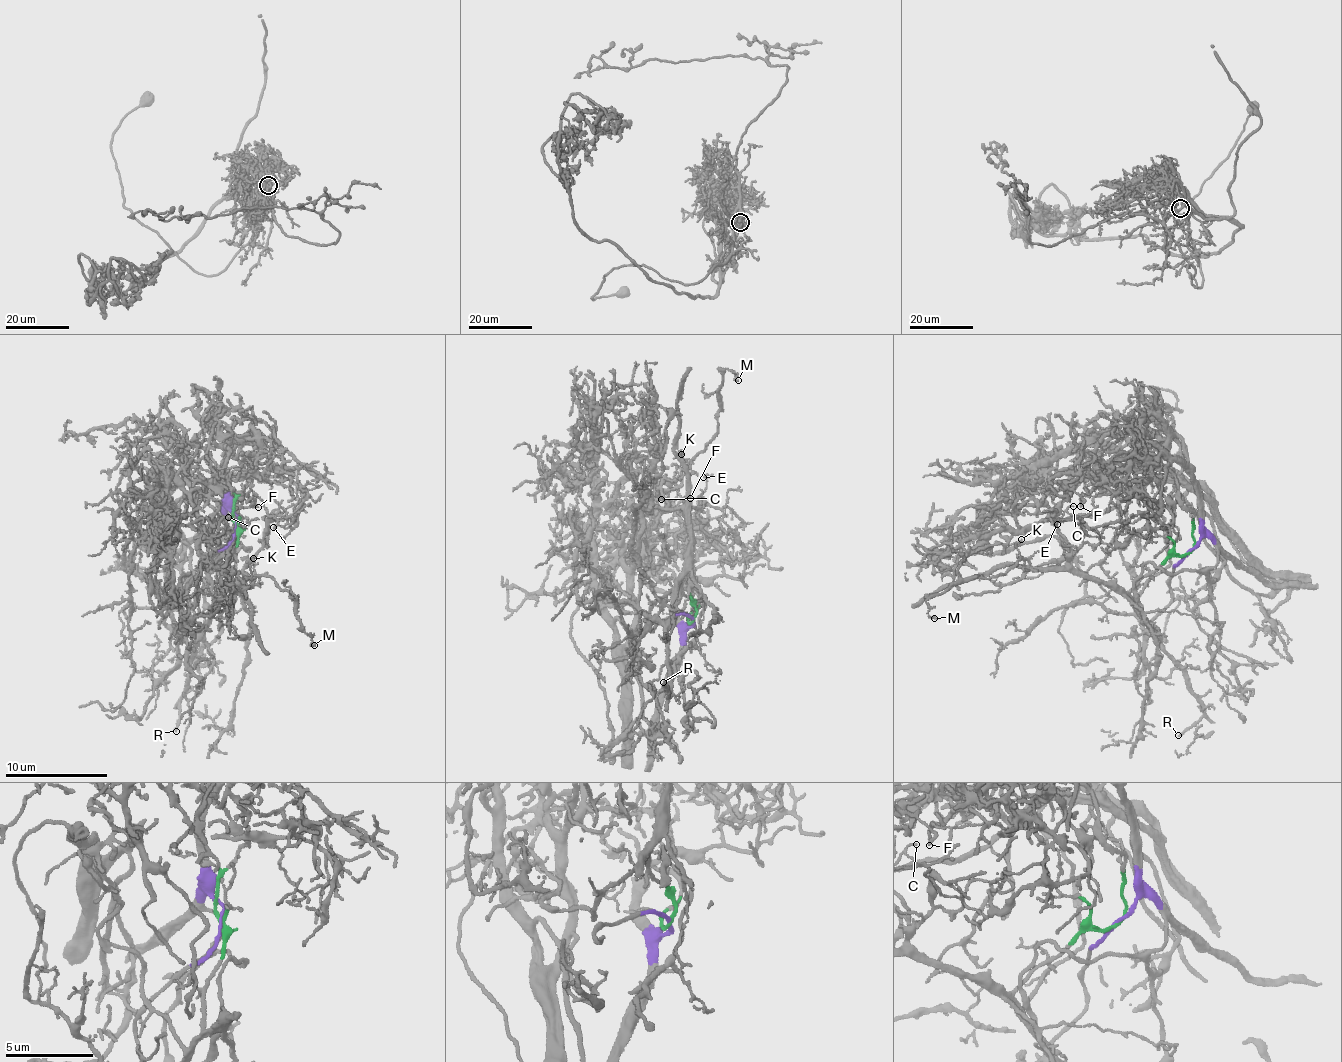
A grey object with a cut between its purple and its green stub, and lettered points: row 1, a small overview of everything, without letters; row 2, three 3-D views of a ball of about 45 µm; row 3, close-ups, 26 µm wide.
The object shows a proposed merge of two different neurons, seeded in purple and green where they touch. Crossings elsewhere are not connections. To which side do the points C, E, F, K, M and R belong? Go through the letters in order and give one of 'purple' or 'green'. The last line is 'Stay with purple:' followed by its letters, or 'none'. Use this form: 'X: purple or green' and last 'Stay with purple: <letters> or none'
C: green
E: green
F: purple
K: green
M: green
R: green
Stay with purple: F

